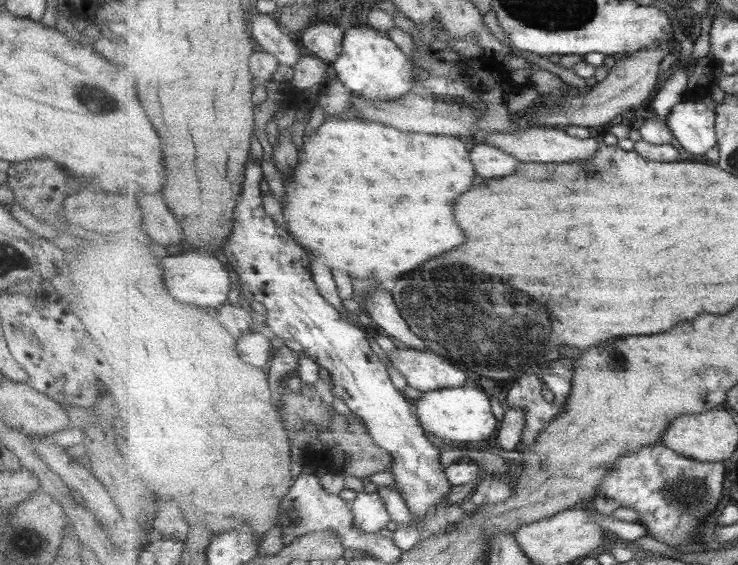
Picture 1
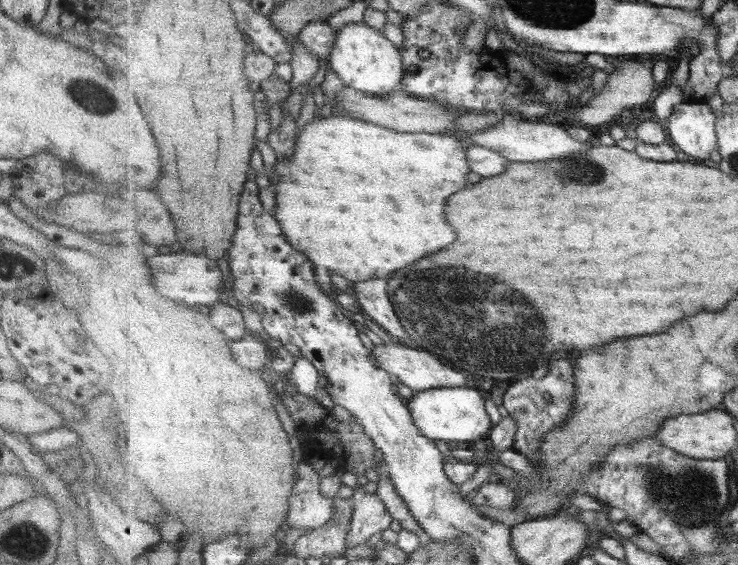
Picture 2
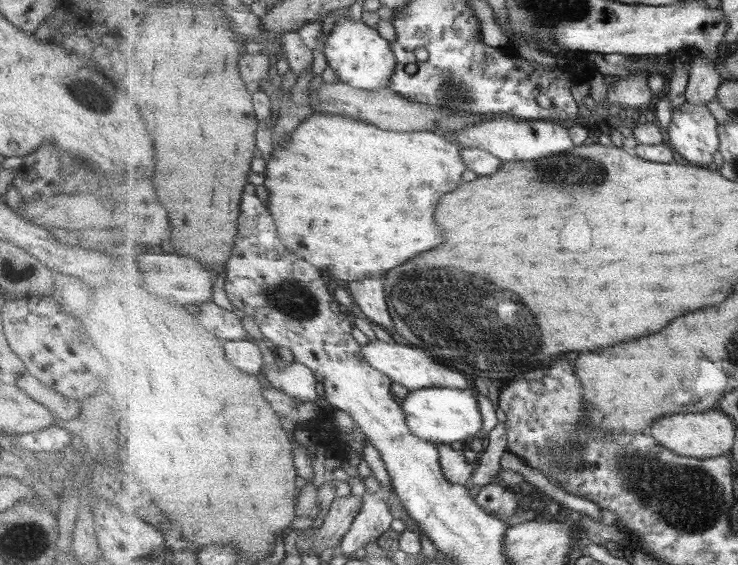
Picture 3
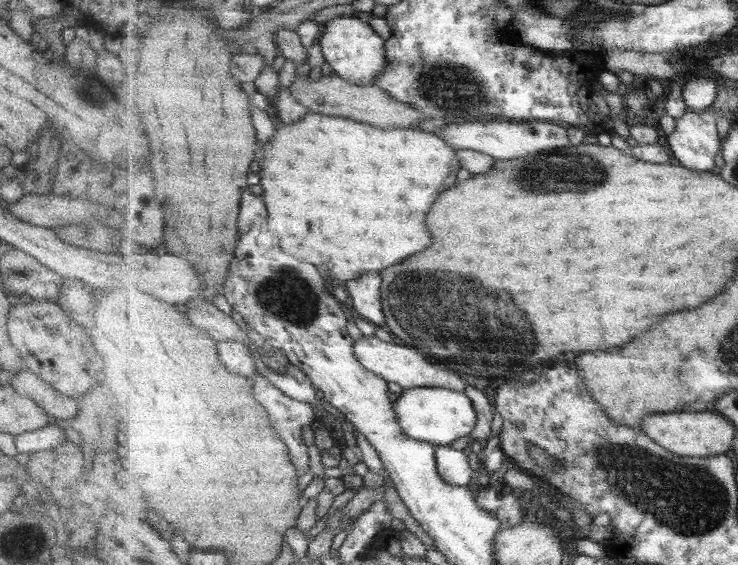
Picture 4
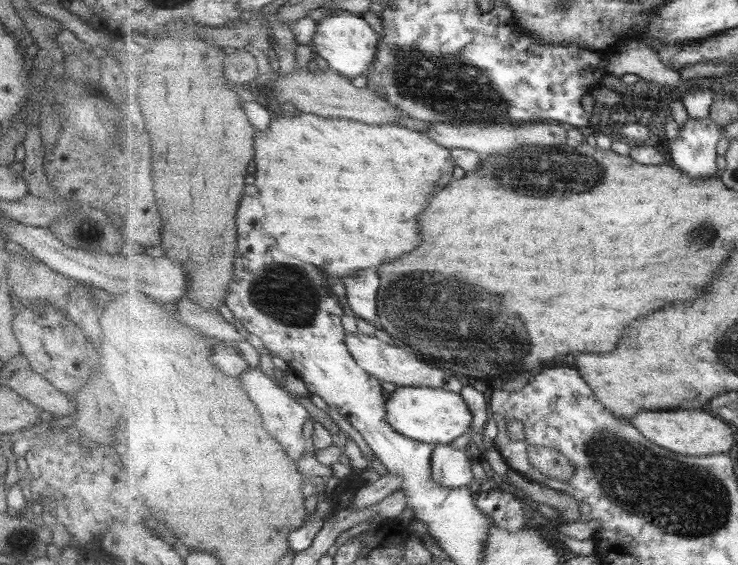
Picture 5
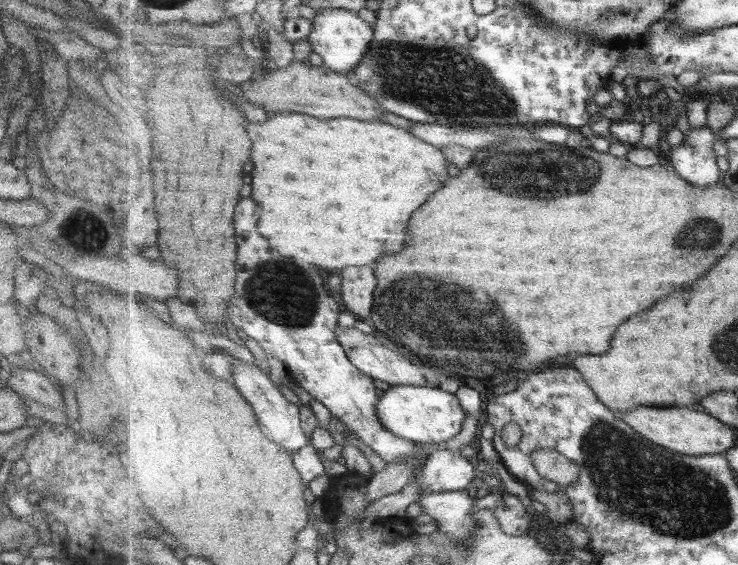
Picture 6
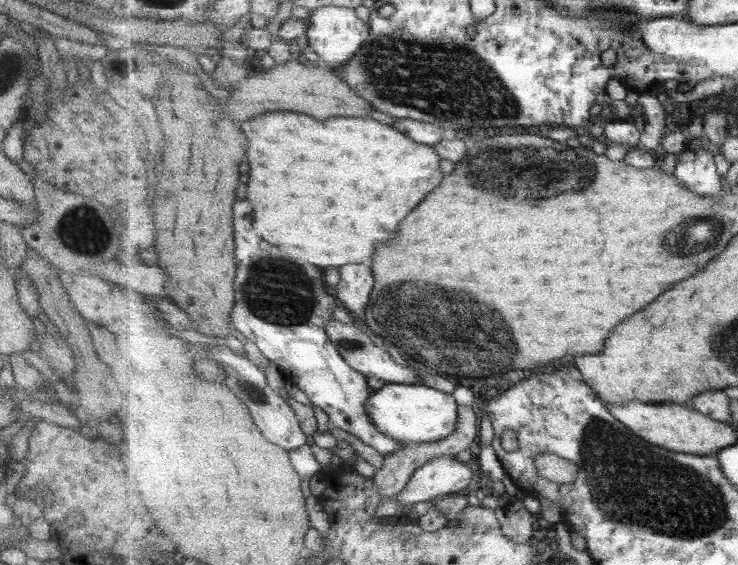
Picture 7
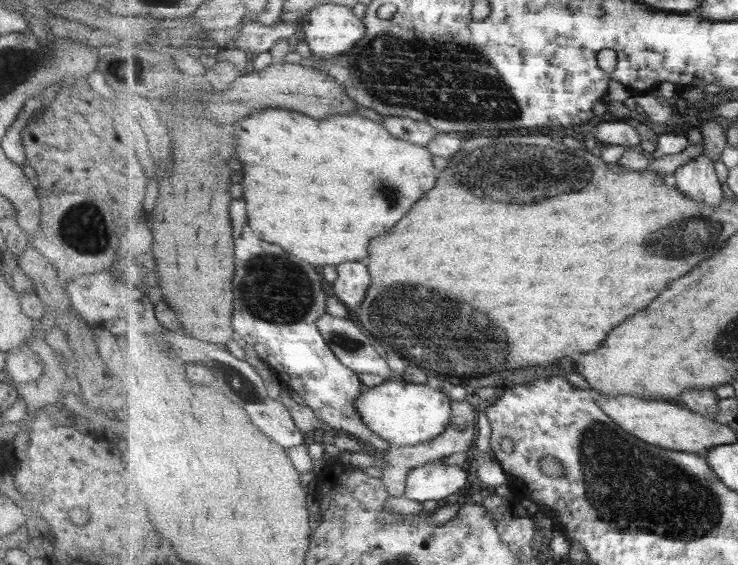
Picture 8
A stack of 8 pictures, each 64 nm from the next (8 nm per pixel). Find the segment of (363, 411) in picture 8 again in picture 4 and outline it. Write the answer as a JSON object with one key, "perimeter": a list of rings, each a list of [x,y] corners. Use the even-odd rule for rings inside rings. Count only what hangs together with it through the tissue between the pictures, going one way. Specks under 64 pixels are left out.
{"perimeter":[[[439,387],[405,389],[403,396],[395,398],[395,401],[397,419],[403,431],[415,440],[435,446],[450,446],[451,442],[469,436],[477,426],[477,412],[464,391]]]}

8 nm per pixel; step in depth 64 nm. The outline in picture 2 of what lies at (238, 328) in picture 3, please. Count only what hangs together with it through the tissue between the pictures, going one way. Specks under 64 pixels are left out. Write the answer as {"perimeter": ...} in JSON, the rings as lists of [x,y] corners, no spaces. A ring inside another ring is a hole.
{"perimeter":[[[231,303],[209,306],[209,316],[212,324],[232,341],[241,340],[250,334],[245,326],[243,312],[239,312]]]}

